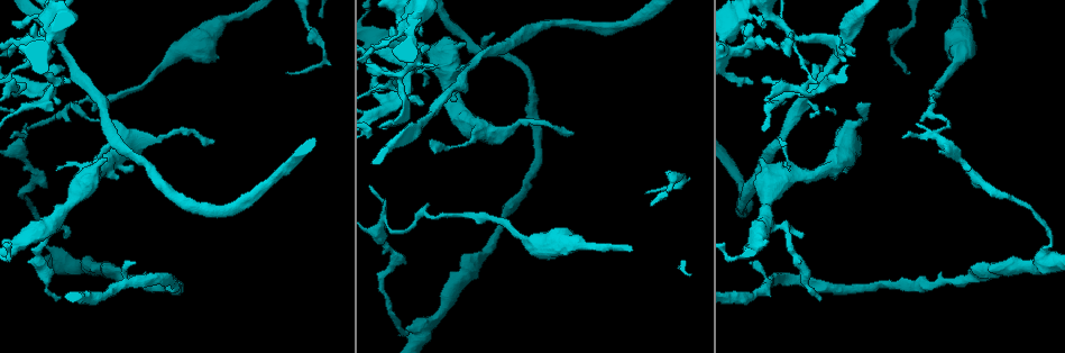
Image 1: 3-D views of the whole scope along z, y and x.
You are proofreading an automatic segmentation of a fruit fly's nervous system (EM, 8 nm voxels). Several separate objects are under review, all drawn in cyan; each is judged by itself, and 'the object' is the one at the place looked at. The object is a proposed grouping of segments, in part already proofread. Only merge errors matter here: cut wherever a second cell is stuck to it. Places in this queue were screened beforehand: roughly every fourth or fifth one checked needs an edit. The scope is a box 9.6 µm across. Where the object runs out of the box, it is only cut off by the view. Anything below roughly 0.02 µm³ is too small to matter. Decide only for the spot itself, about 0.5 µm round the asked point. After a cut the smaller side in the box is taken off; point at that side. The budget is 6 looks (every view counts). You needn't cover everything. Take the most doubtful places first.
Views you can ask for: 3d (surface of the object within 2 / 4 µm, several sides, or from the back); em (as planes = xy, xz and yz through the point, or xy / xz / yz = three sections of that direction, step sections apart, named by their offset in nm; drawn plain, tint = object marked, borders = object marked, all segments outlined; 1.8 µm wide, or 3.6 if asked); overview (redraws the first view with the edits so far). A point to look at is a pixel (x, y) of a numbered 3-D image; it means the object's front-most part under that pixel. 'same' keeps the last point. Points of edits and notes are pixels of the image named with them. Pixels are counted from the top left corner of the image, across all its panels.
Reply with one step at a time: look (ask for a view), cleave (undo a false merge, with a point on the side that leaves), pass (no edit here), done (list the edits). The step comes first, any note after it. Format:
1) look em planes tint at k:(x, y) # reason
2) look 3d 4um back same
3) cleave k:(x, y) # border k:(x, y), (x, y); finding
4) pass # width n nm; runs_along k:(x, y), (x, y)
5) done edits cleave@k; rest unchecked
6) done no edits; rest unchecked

look 3d 2um at 1:(400, 75) # branch point

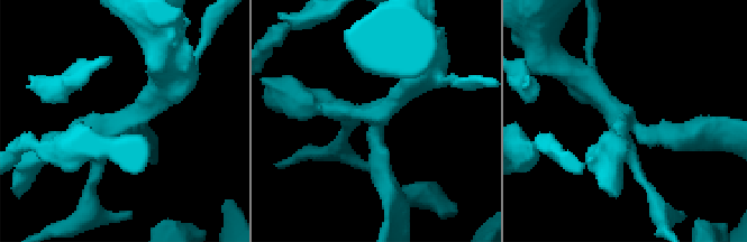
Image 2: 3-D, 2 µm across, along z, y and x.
look em xz step 8 tint at 2:(621, 120)

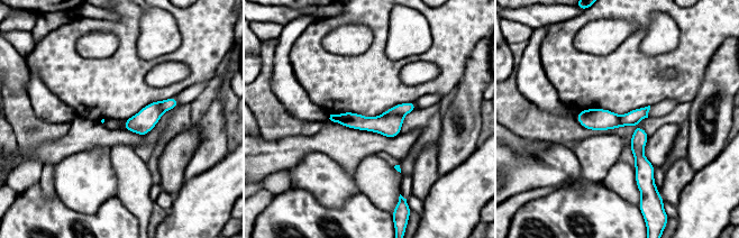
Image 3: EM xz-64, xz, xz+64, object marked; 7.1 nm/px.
look em planes tint same # another direction

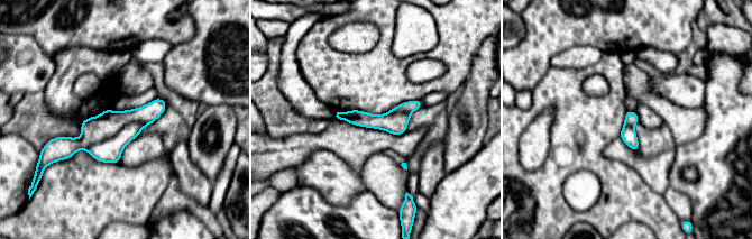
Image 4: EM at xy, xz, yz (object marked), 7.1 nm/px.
pass # width 120 nm; runs_along 4:(419, 102), (394, 120), (339, 115); continuous, no second cell

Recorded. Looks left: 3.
look em planes tint at 1:(414, 328) # arms part here

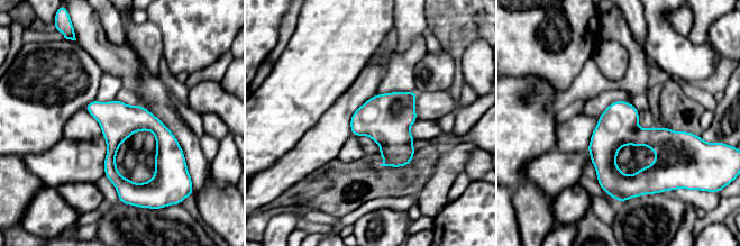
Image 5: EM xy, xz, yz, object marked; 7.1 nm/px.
pass # width 260 nm; continuous, no second cell

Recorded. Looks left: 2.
look 3d 2um back at 1:(791, 235) # a narrow waist

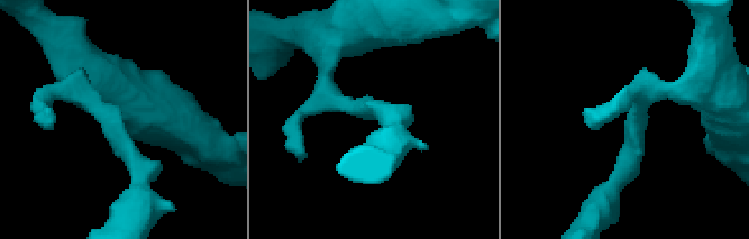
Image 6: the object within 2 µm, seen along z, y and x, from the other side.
look em planes tint at 6:(631, 121) # shape alone is not enough

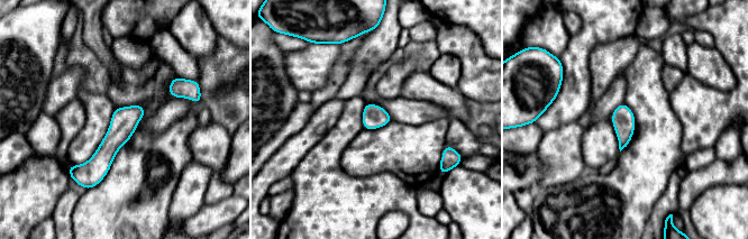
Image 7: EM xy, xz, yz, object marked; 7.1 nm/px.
pass # width 160 nm; runs_along 7:(139, 108), (122, 125), (90, 178); continuous, no second cell

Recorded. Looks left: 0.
done no edits; rest unchecked

